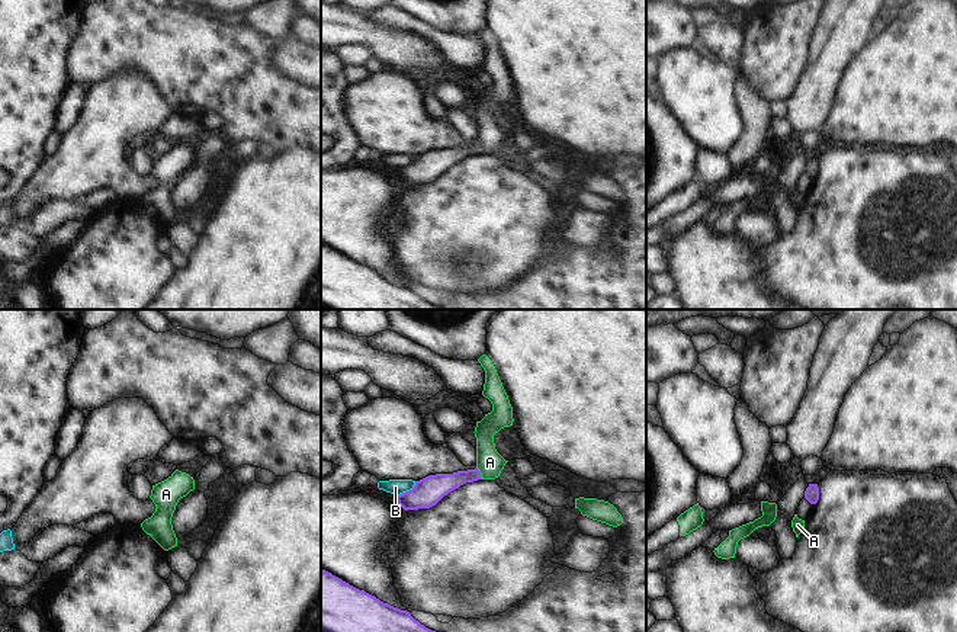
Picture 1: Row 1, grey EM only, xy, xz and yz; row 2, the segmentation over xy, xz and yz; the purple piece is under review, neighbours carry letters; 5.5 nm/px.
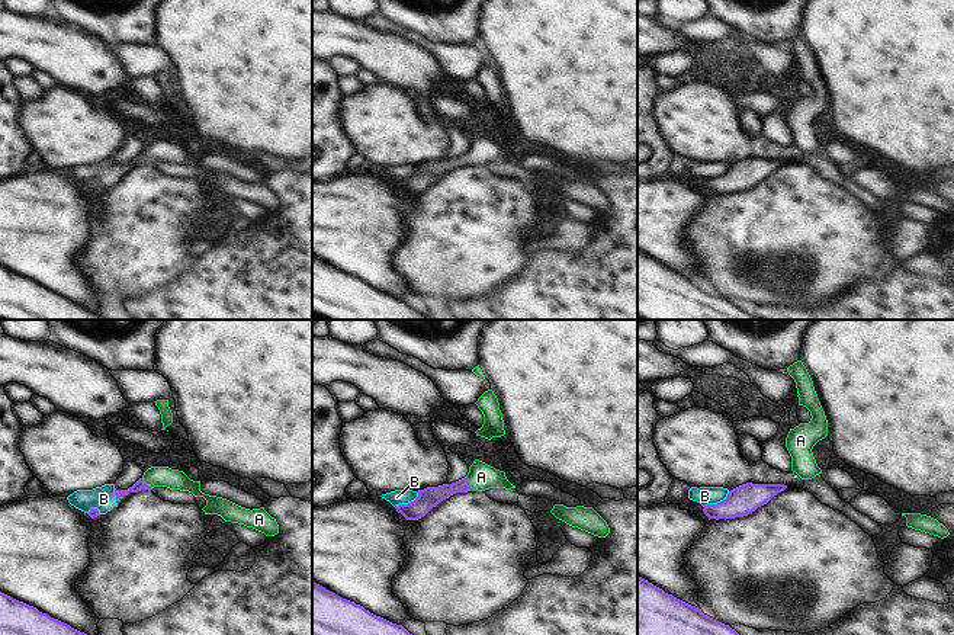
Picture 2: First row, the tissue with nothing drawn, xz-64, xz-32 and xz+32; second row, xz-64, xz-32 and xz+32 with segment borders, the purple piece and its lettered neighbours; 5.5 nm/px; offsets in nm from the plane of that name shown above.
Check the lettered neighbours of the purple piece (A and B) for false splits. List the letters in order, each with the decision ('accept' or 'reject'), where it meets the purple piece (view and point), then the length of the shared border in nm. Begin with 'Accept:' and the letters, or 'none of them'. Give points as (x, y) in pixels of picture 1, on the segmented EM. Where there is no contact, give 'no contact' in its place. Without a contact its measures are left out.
Accept: A
A: accept | xz (479, 472) | 80 nm
B: reject | xz (407, 491) | 150 nm

